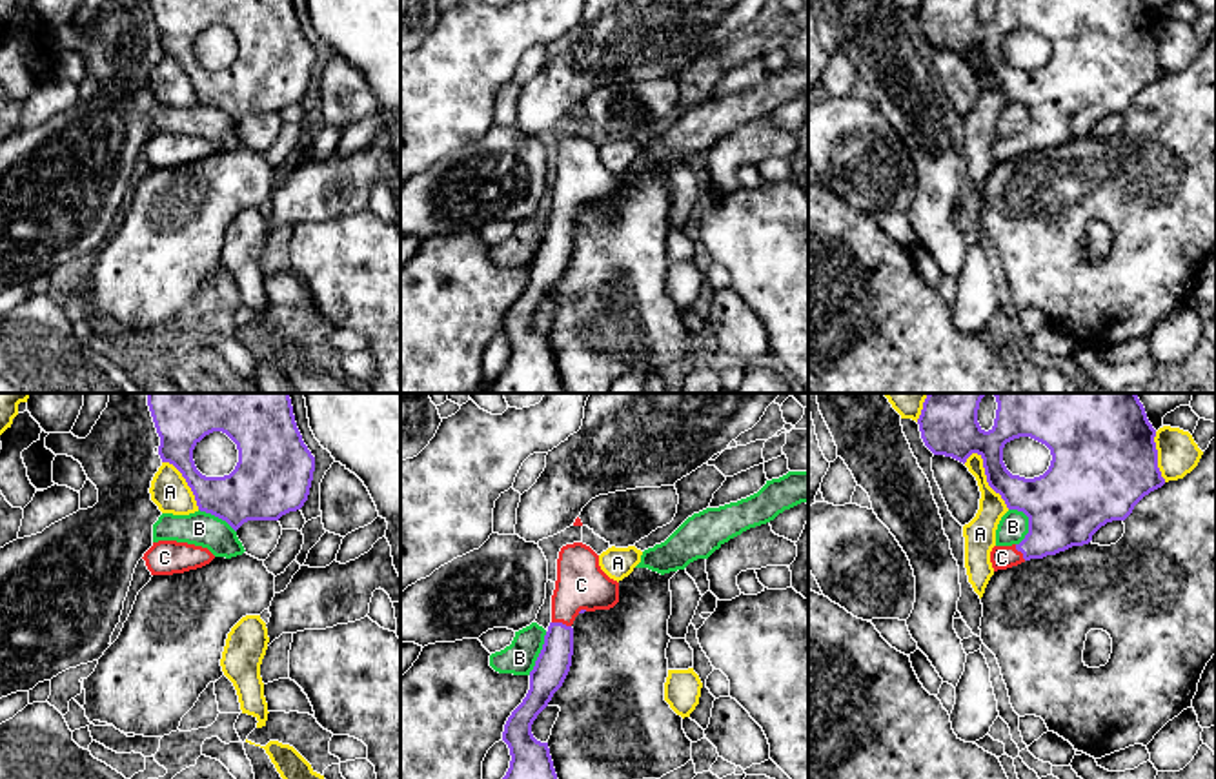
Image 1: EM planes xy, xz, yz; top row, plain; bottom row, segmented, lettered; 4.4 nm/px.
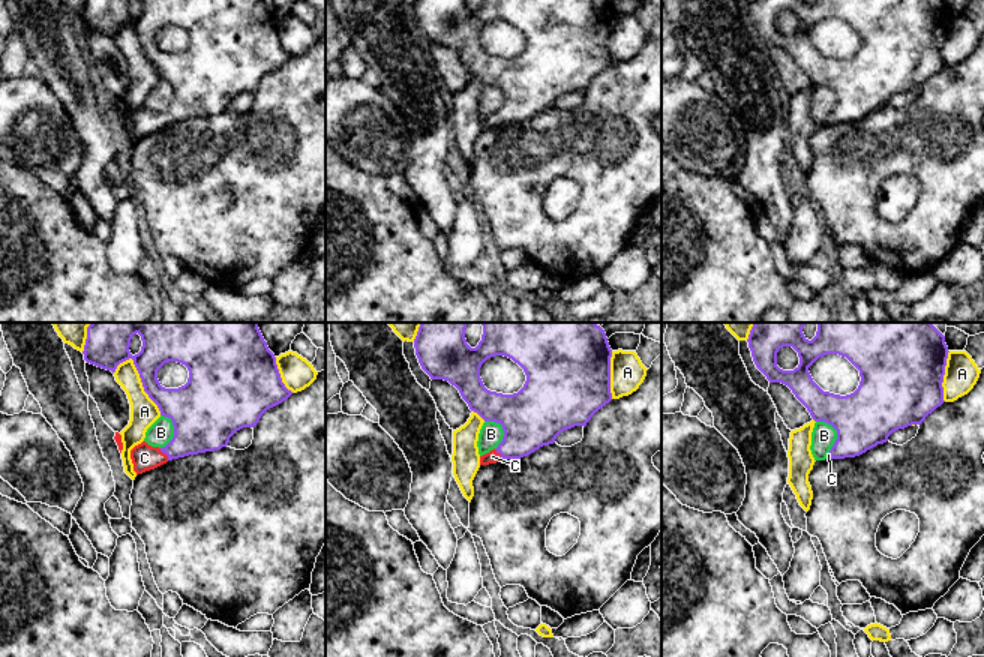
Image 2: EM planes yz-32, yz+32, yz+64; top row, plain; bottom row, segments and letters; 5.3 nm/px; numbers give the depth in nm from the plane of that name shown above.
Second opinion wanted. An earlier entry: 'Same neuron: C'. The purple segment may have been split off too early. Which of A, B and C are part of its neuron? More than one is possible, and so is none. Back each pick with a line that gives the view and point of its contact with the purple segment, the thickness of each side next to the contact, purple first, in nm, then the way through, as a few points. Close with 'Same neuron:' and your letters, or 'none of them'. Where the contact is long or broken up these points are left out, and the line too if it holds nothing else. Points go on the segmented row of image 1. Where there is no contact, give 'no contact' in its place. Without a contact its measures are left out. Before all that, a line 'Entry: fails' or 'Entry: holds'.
Entry: holds
C: xz (561, 623) | 150/220 nm | across xz (554, 661), (561, 623), (568, 599), (581, 585)
Same neuron: C

